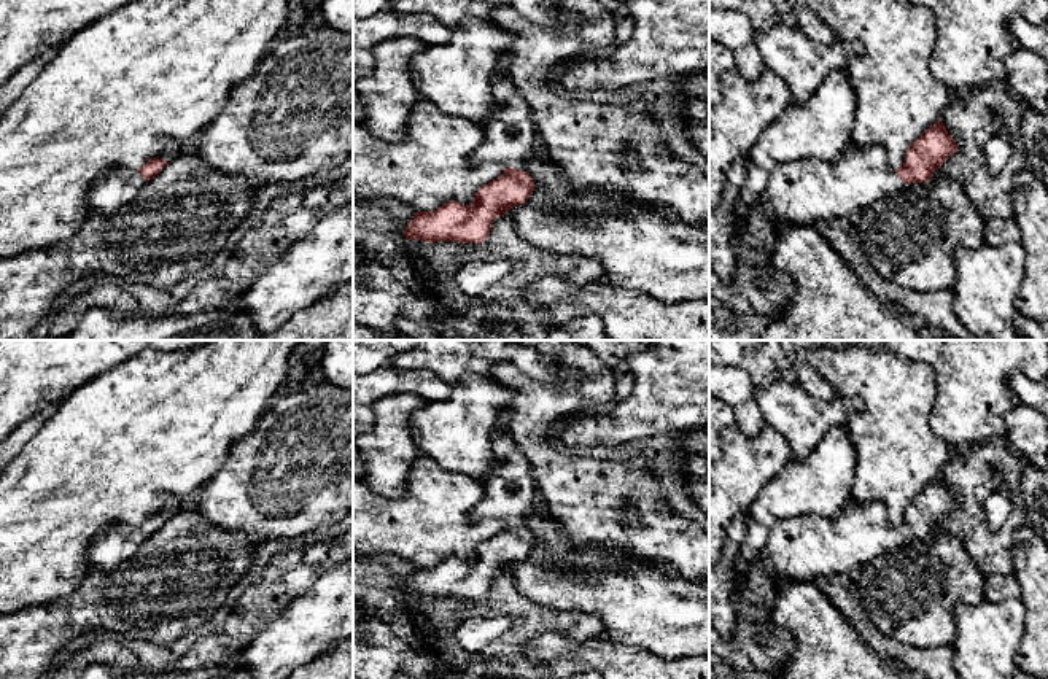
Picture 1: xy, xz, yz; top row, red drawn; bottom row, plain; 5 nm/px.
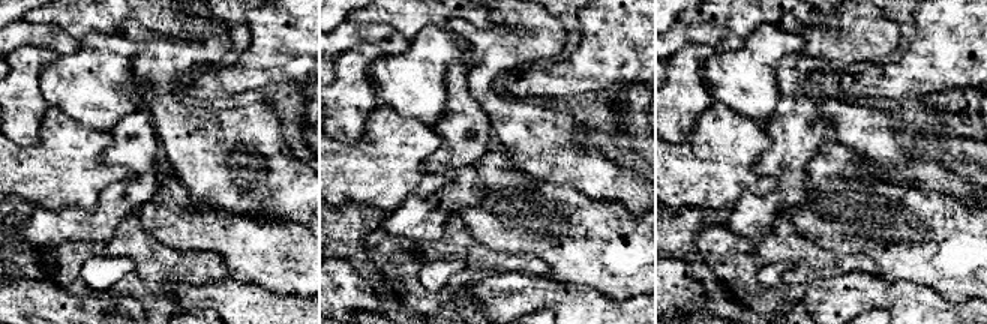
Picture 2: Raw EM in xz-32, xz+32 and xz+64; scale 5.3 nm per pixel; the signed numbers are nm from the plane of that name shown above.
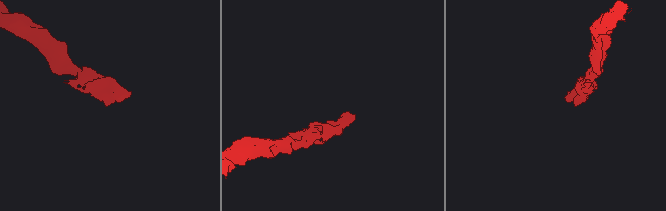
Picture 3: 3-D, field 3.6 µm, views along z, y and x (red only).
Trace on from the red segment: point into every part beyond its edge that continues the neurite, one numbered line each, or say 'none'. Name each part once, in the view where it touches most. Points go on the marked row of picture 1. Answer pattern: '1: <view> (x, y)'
1: xz (511, 135)

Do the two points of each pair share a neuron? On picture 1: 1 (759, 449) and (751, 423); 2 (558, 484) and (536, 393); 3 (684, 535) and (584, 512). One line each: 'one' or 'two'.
1: two
2: one
3: one

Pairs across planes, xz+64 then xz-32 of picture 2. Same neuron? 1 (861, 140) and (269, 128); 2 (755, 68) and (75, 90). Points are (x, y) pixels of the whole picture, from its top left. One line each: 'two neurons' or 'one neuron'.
1: one neuron
2: one neuron

